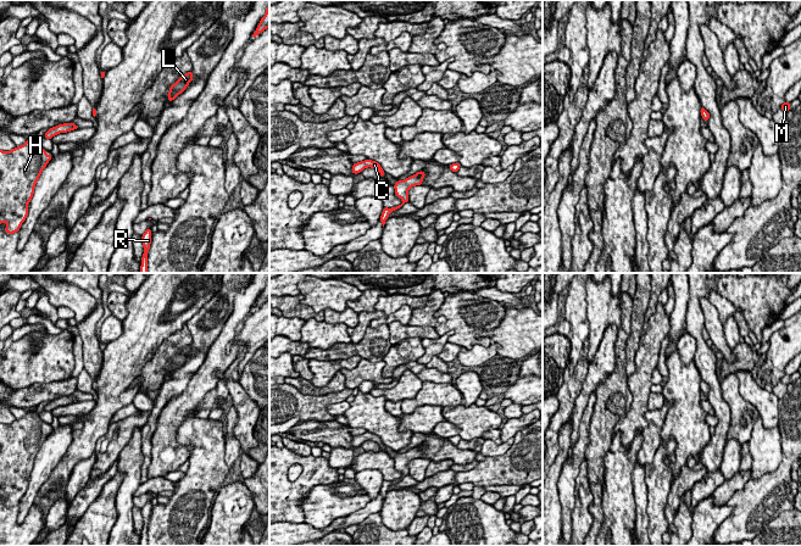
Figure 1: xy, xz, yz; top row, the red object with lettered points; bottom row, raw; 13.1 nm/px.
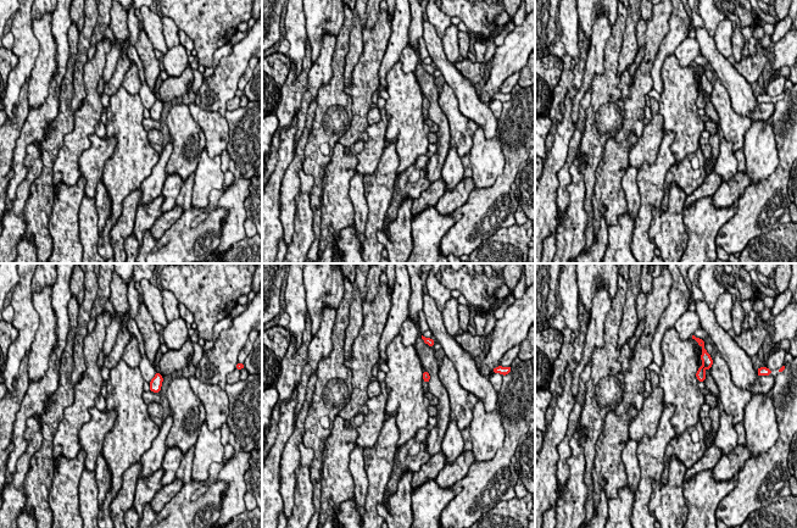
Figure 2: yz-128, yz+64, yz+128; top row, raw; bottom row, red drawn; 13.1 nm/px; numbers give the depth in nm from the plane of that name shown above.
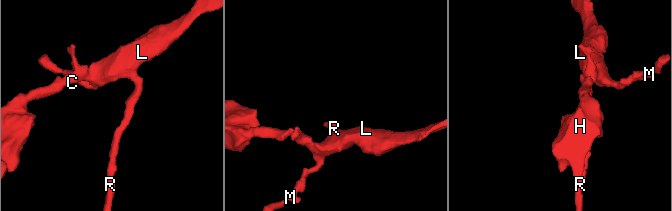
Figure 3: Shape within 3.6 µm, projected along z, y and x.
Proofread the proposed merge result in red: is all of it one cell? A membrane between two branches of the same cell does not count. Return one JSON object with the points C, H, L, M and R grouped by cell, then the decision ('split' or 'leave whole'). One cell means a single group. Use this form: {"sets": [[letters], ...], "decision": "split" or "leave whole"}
{"sets": [["C", "H", "L", "M", "R"]], "decision": "leave whole"}

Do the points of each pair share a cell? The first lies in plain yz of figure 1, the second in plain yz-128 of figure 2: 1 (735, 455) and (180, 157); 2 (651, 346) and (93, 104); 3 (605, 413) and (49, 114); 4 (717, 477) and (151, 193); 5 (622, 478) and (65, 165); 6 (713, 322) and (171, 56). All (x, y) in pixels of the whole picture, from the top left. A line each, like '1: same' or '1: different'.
1: different
2: same
3: different
4: different
5: different
6: different

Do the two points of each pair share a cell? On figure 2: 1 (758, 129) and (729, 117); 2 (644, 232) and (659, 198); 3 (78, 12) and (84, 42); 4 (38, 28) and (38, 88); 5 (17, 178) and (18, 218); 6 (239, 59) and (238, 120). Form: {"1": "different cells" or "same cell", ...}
{"1": "different cells", "2": "same cell", "3": "same cell", "4": "same cell", "5": "different cells", "6": "different cells"}

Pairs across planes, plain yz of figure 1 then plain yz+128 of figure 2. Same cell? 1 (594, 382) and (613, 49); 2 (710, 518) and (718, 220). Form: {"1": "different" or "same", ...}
{"1": "different", "2": "same"}

